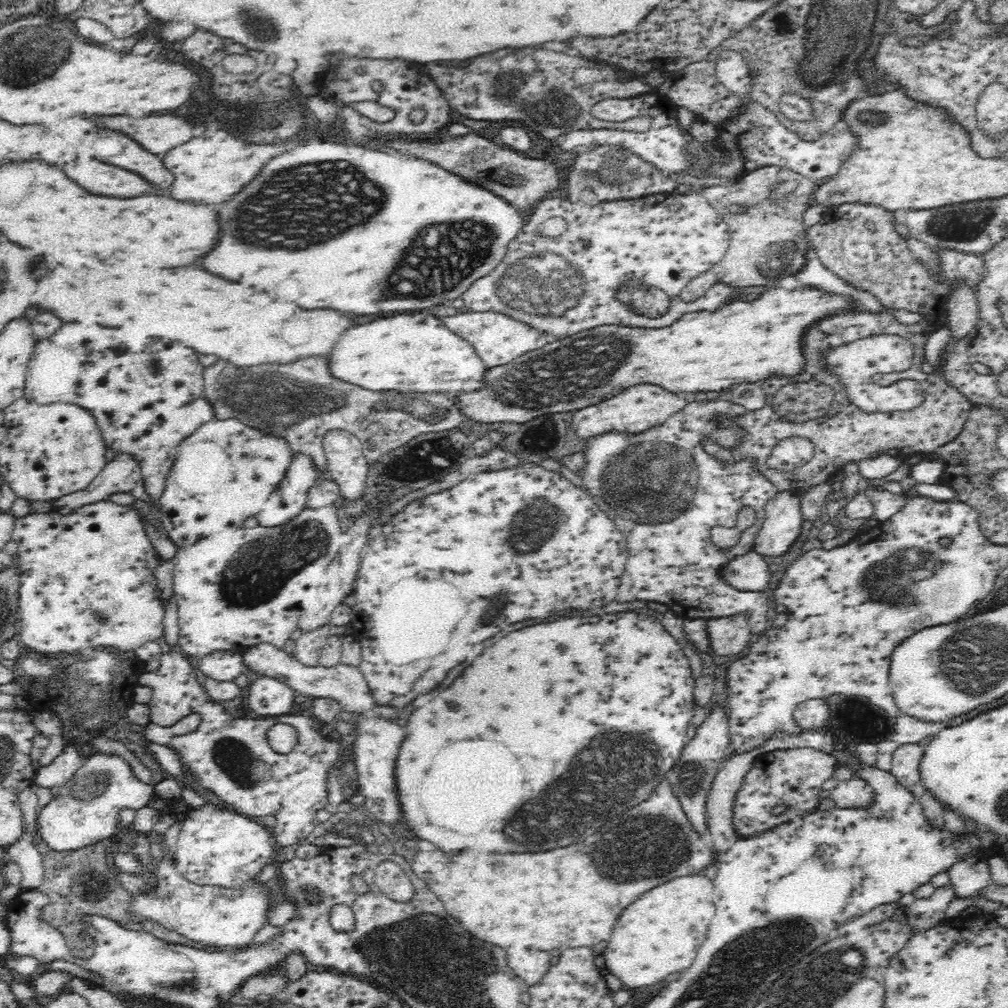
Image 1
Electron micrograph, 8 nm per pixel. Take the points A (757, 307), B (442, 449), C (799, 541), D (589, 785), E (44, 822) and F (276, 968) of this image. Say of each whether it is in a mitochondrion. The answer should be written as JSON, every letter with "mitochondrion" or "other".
{"A":"other","B":"mitochondrion","C":"other","D":"mitochondrion","E":"other","F":"other"}

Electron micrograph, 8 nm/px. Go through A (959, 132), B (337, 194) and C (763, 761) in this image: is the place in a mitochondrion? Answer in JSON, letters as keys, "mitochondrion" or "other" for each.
{"A":"other","B":"mitochondrion","C":"other"}

